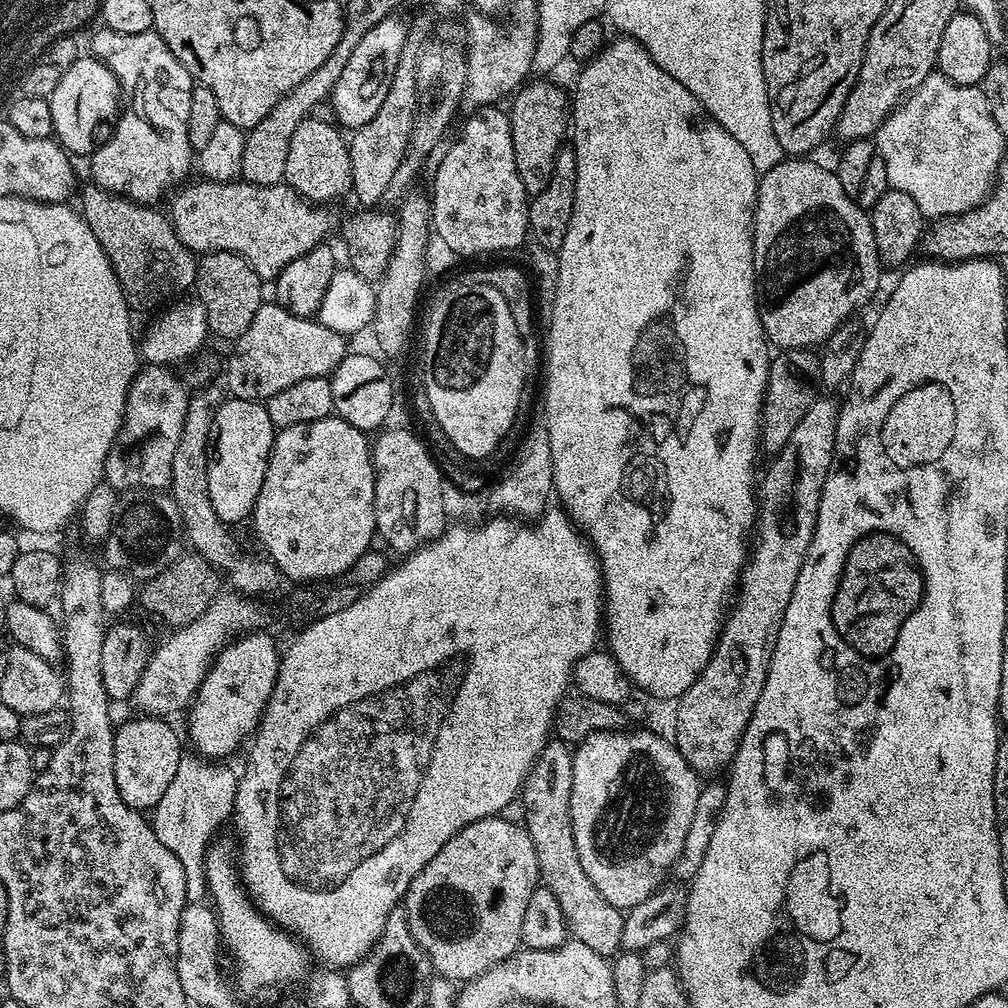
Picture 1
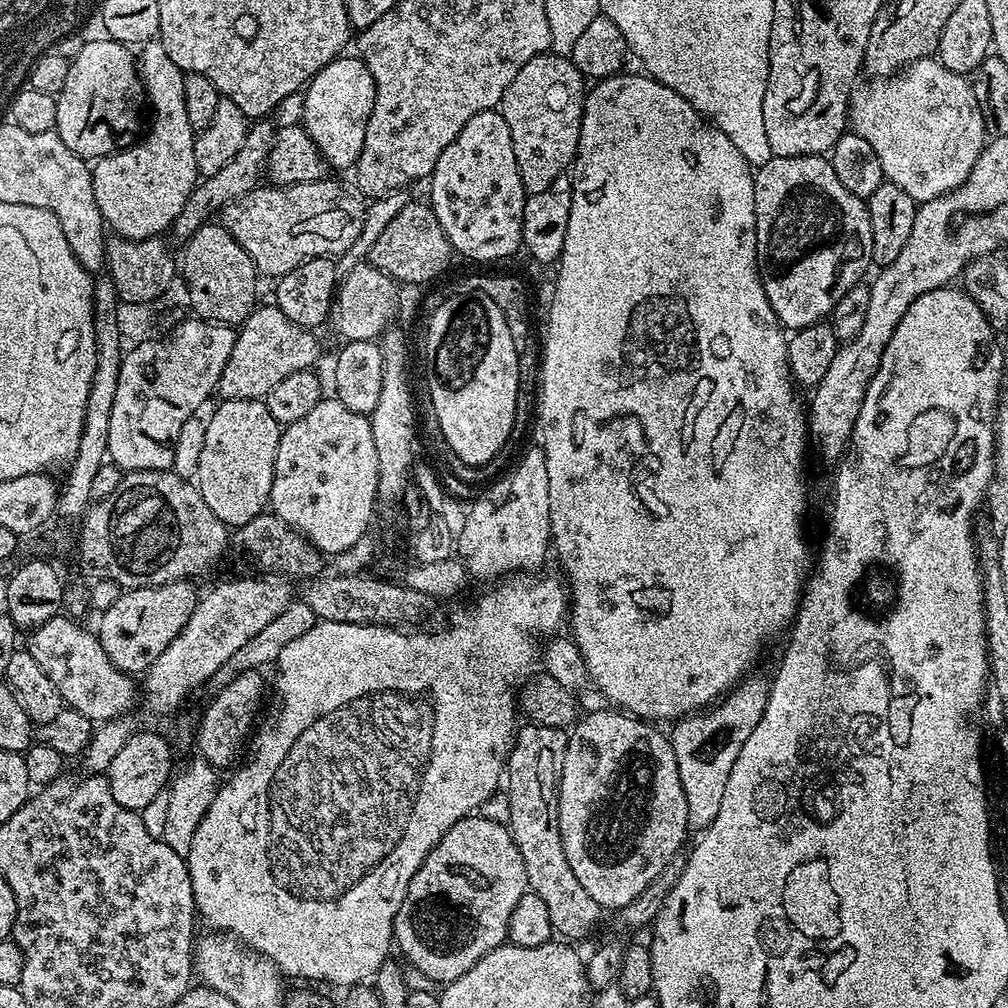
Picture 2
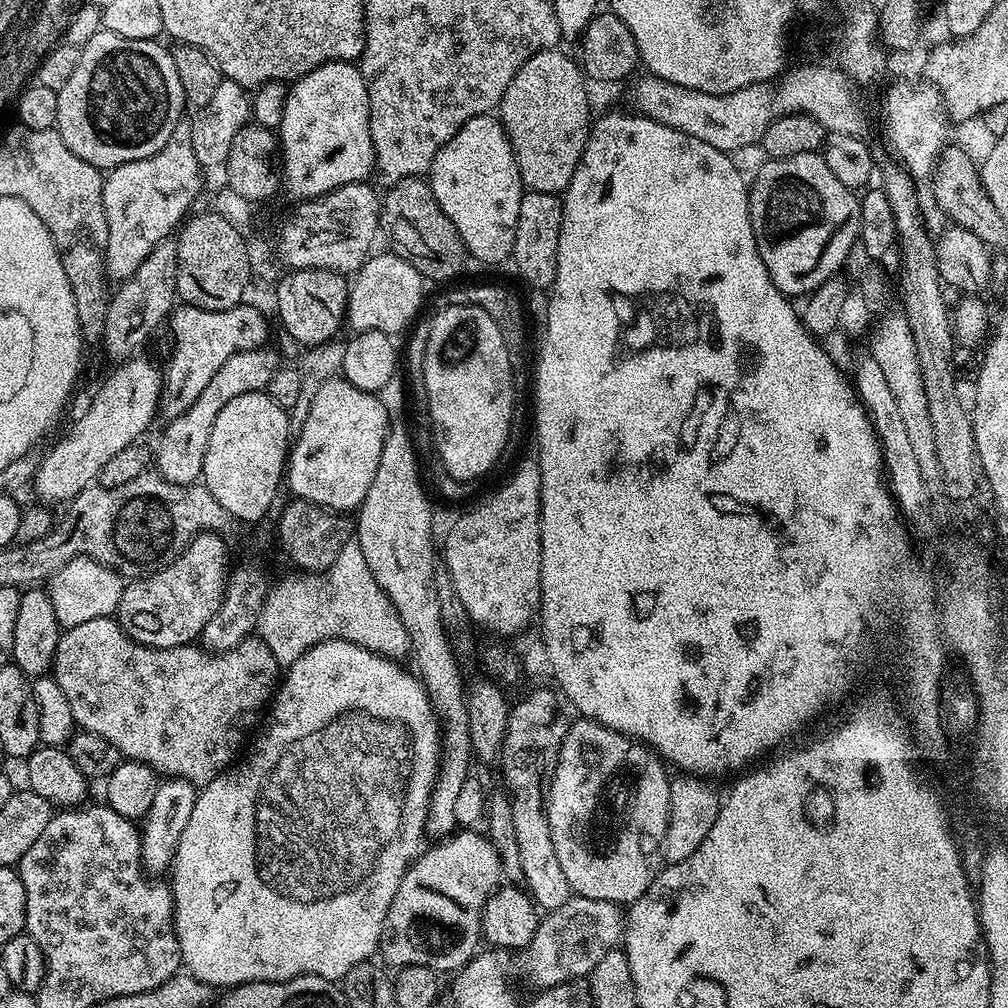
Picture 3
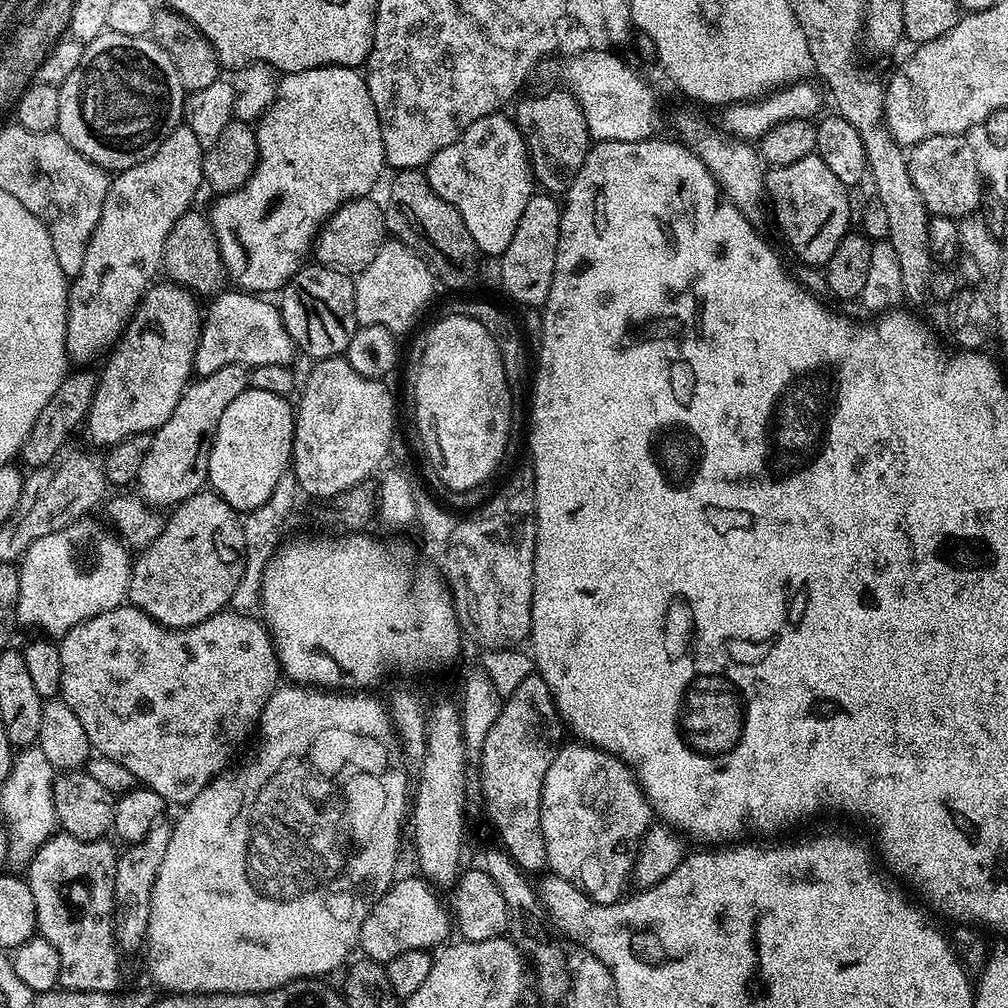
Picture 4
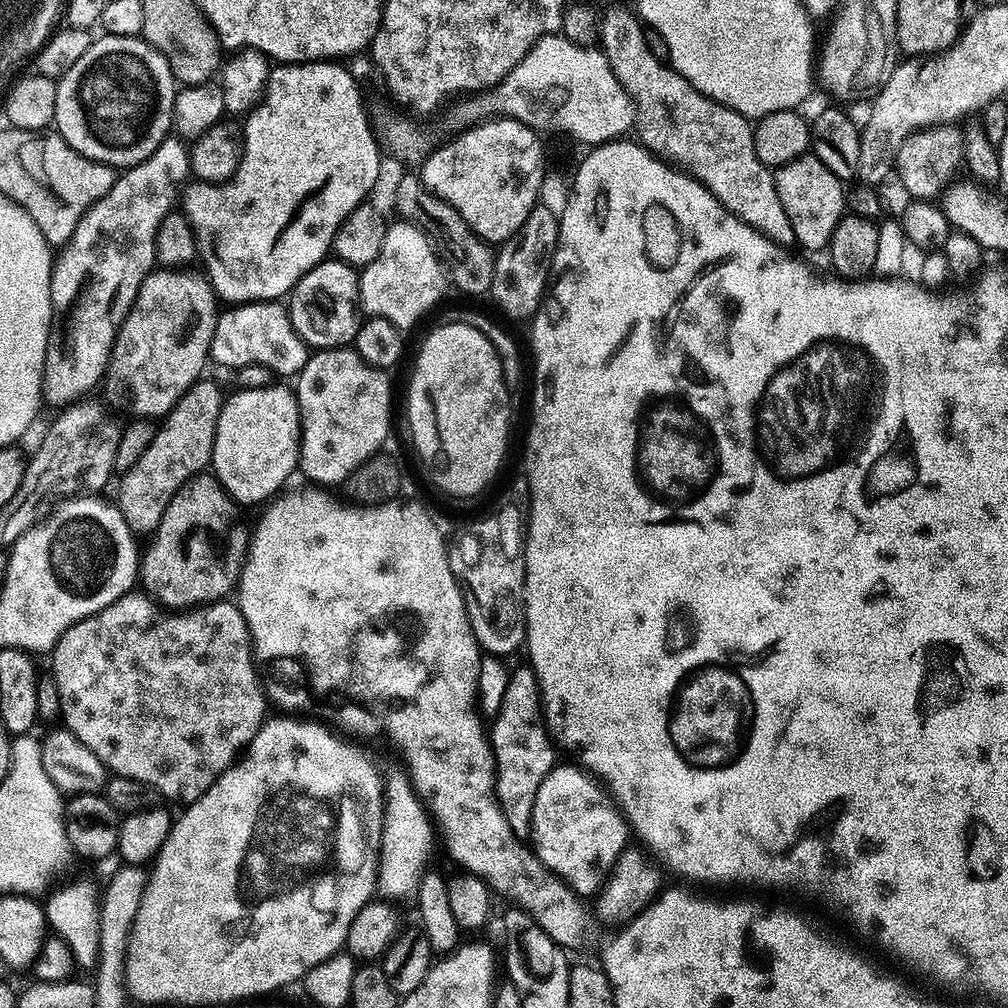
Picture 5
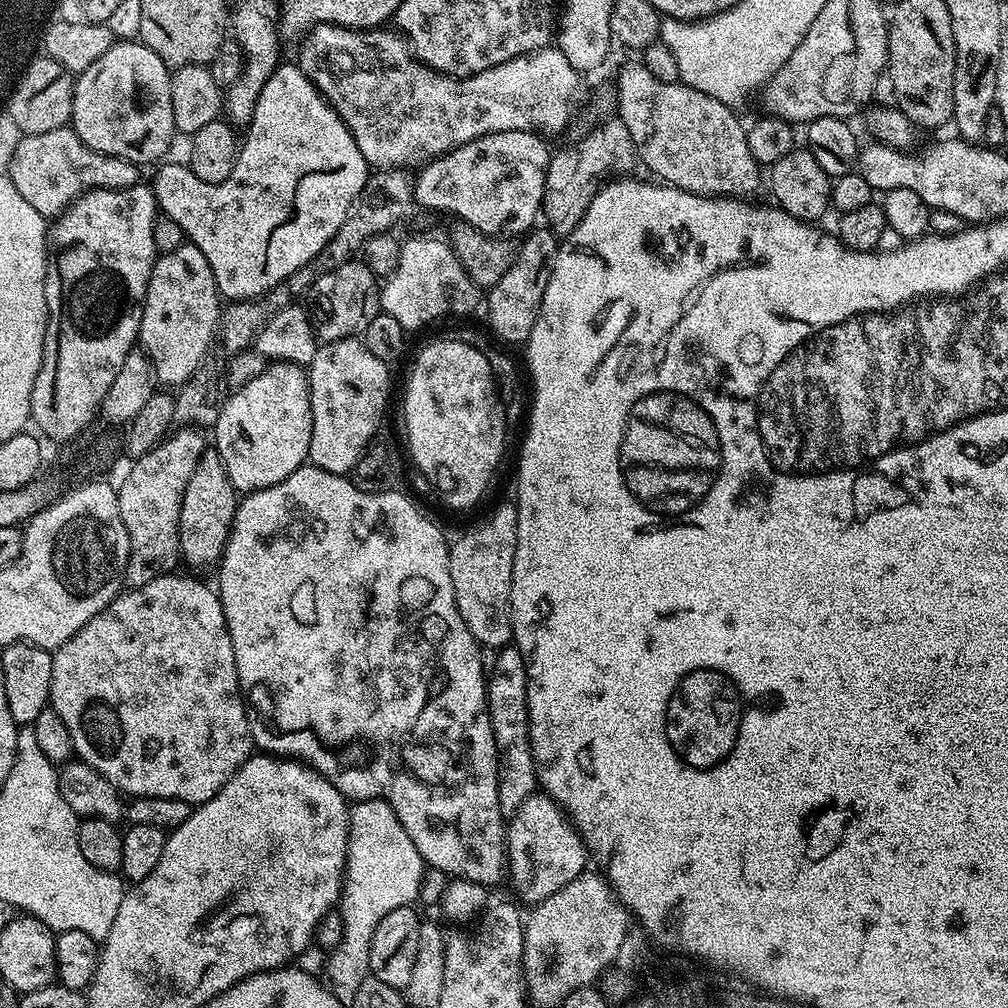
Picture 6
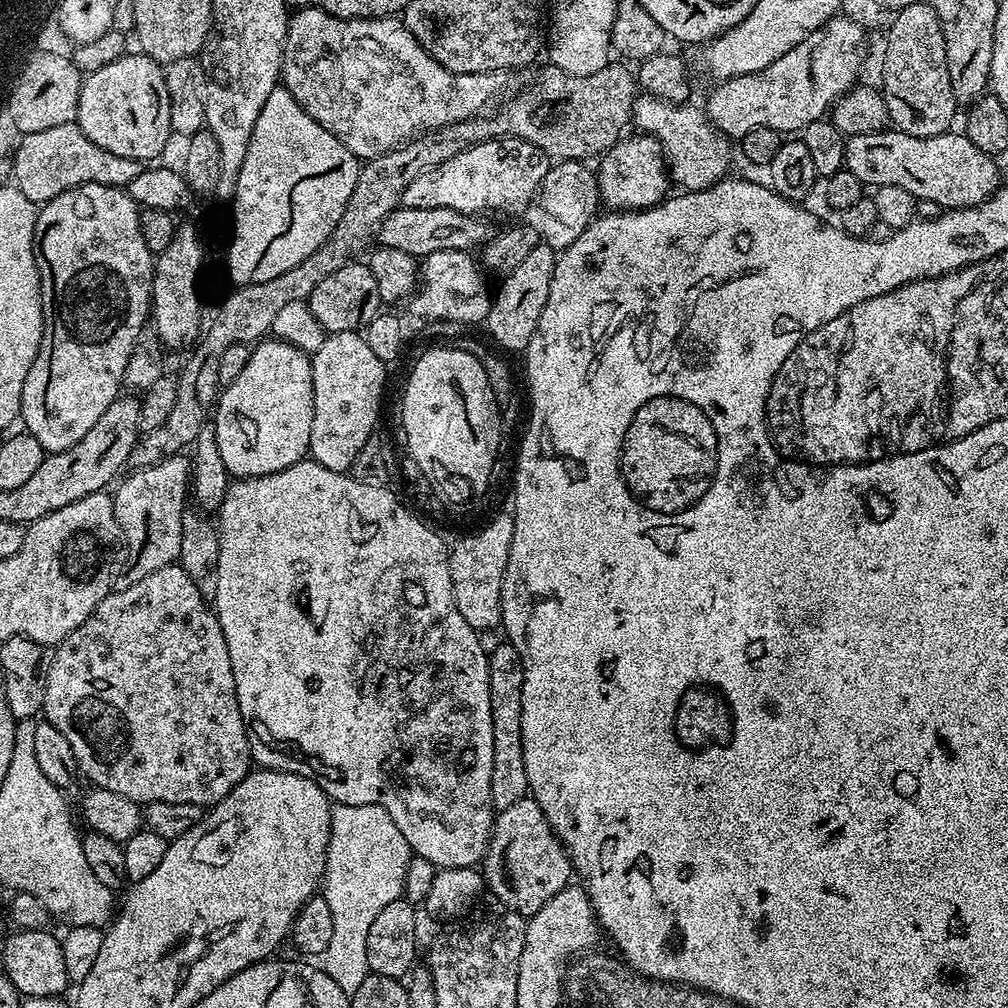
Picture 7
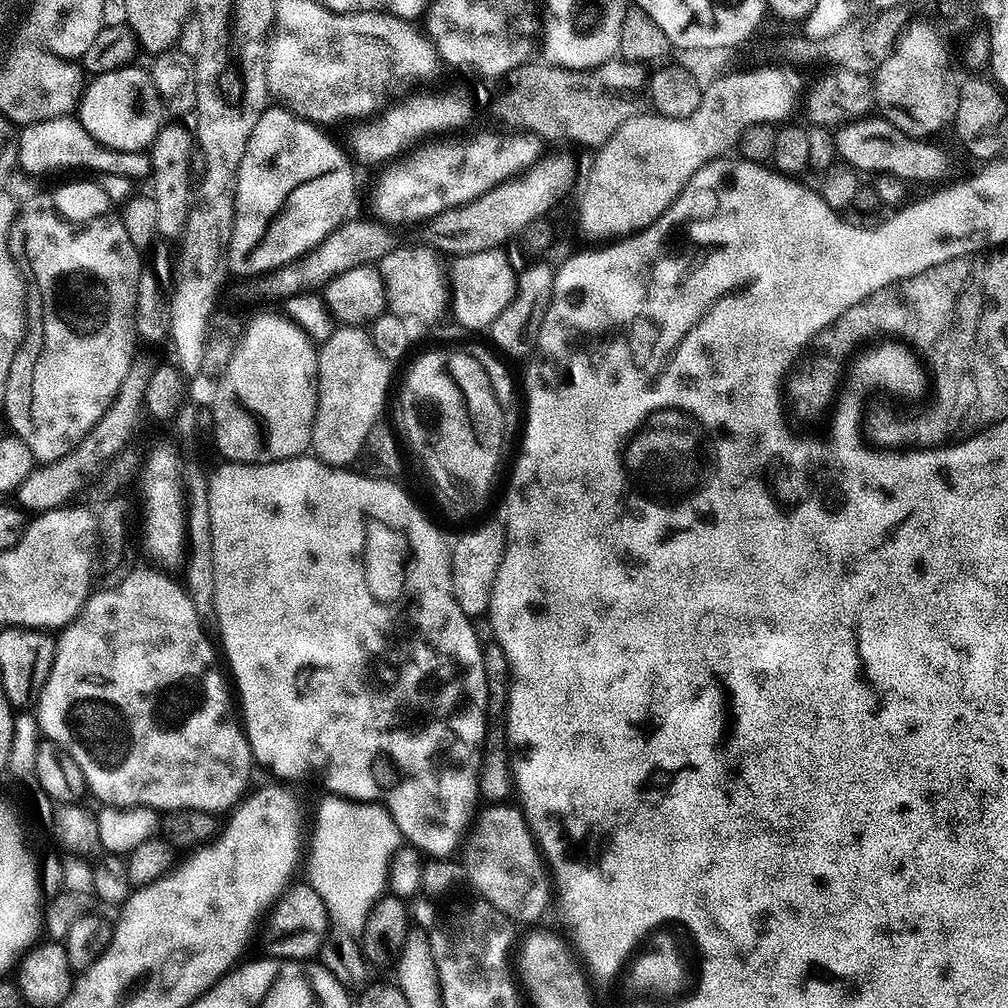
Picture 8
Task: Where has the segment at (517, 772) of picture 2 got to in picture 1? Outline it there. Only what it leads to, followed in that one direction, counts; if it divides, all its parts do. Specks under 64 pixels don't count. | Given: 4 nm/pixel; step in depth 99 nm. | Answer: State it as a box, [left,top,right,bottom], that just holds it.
[522,738,625,958]

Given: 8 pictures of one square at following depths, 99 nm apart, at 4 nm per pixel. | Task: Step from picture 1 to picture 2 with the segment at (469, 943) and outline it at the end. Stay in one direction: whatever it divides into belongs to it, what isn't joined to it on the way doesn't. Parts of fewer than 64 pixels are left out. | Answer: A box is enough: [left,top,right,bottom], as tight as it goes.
[392,814,529,986]

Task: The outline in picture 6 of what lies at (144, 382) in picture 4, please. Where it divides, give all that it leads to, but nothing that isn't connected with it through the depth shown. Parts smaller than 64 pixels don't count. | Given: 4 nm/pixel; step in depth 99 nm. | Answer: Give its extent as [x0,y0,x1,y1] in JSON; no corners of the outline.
[139,242,222,385]

